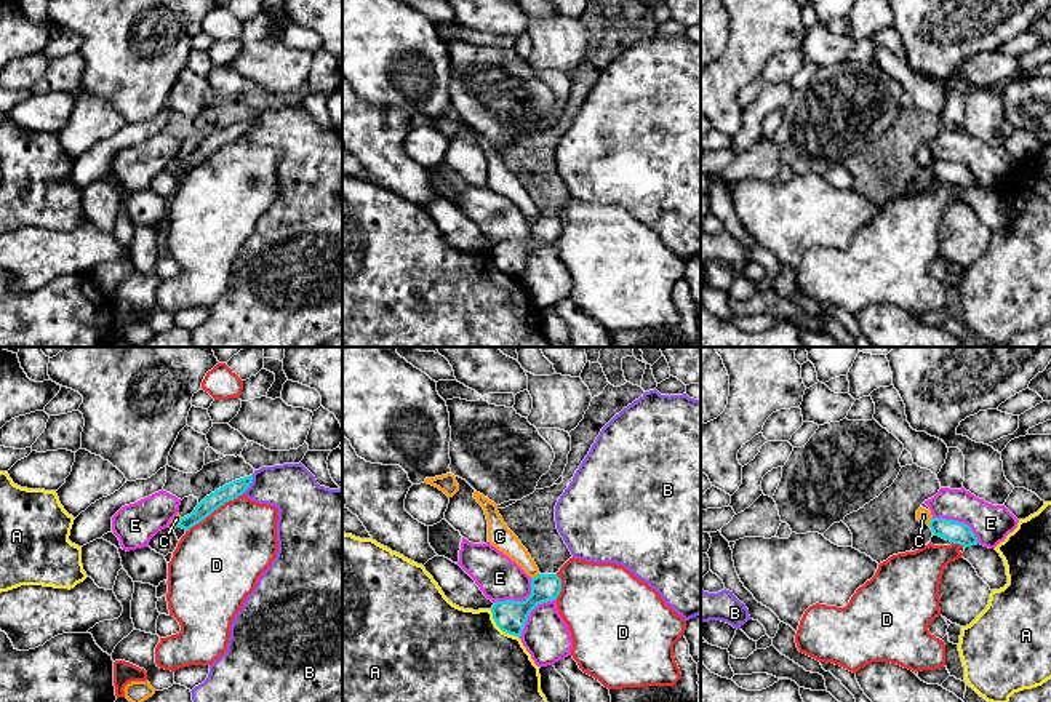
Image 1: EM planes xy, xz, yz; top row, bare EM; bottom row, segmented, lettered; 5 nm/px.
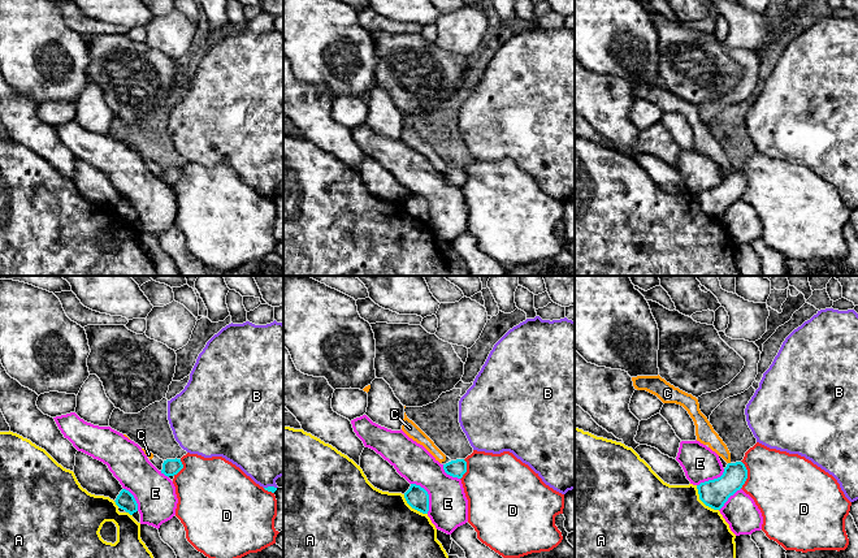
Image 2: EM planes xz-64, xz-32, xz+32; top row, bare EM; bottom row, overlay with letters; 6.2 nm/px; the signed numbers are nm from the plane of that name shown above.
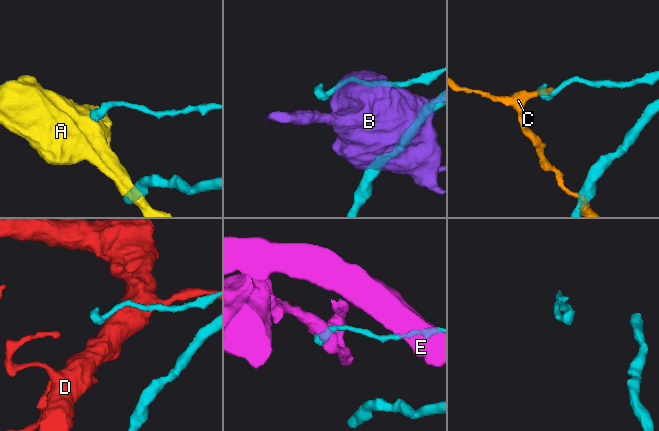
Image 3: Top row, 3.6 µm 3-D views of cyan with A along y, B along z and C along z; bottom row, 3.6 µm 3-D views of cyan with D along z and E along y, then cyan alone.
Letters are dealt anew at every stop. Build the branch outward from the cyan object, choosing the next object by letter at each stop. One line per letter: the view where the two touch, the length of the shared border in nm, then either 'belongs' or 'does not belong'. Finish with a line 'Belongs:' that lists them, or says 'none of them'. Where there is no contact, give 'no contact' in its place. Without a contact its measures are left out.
A: xz | 220 nm | does not belong
B: xy | 110 nm | does not belong
C: xz | 50 nm | does not belong
D: xy | 340 nm | does not belong
E: yz | 280 nm | does not belong
Belongs: none of them

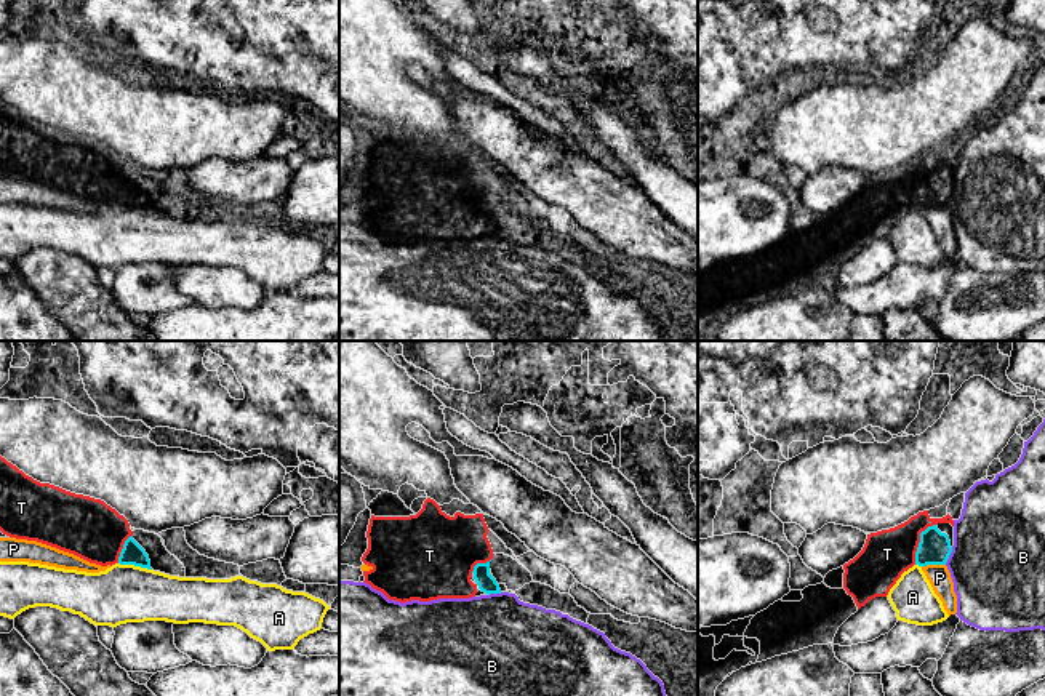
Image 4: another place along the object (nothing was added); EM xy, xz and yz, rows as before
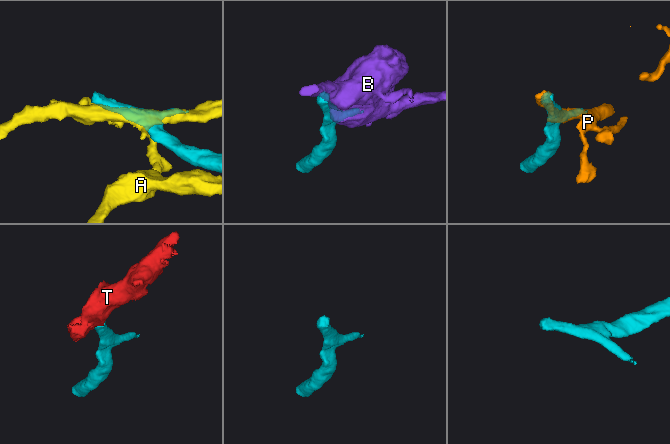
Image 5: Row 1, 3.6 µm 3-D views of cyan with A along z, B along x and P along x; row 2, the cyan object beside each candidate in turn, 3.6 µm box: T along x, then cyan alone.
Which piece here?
A: xy | 170 nm | does not belong
B: yz | 100 nm | does not belong
P: yz | 120 nm | does not belong
T: yz | 240 nm | belongs
Belongs: T

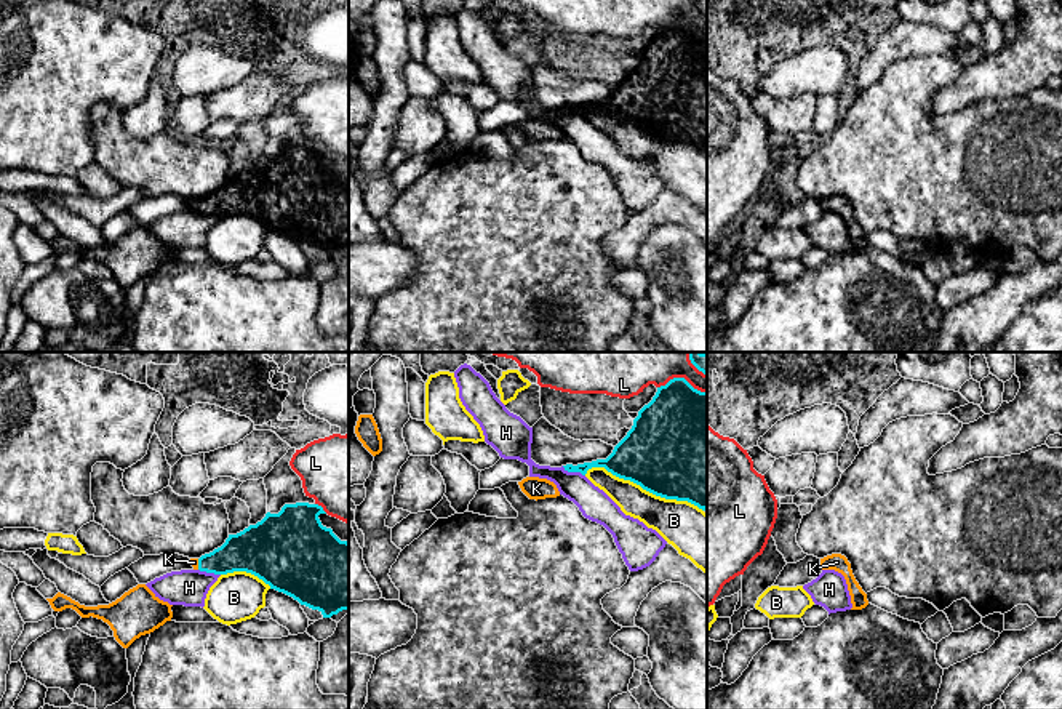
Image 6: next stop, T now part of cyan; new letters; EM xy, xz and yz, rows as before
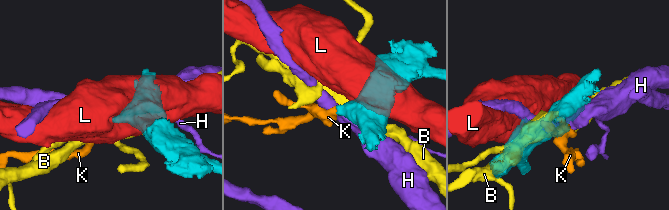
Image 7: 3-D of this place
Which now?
B: xz | 650 nm | does not belong
H: xz | 130 nm | does not belong
K: xy | 60 nm | belongs
L: xz | 260 nm | does not belong
Belongs: K

